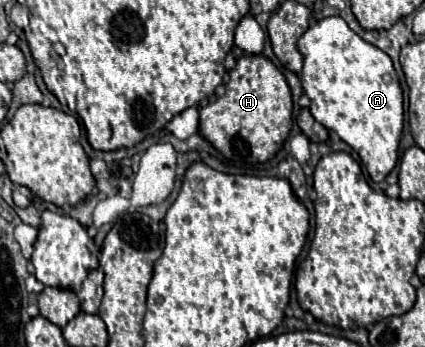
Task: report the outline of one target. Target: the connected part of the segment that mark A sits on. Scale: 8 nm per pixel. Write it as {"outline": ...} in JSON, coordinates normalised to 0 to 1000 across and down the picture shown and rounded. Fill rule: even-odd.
{"outline":[[[767,49],[739,66],[701,112],[701,147],[715,164],[706,233],[715,274],[729,285],[734,337],[767,372],[786,372],[847,447],[880,527],[904,522],[932,481],[951,366],[946,256],[922,170],[847,112],[805,49]]]}

